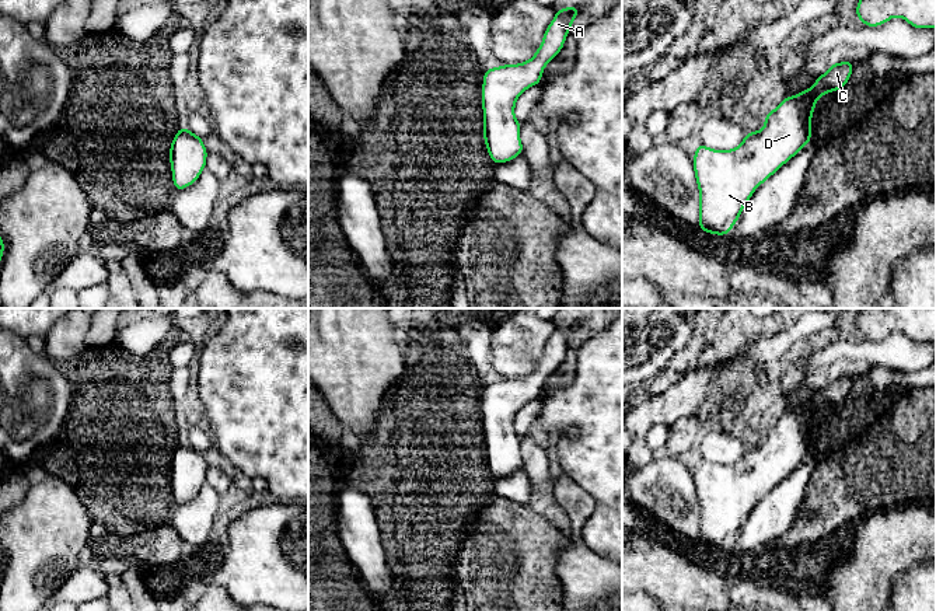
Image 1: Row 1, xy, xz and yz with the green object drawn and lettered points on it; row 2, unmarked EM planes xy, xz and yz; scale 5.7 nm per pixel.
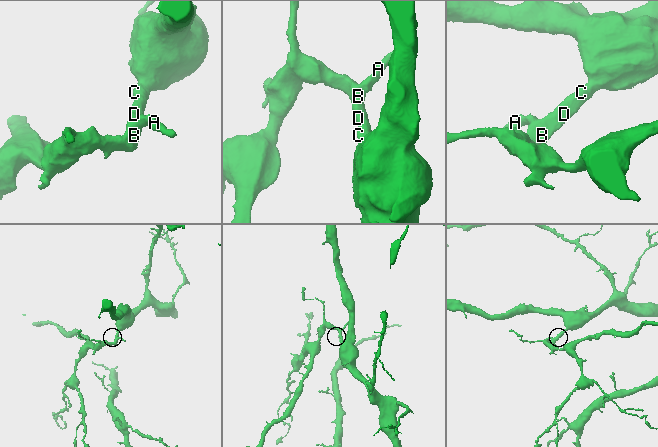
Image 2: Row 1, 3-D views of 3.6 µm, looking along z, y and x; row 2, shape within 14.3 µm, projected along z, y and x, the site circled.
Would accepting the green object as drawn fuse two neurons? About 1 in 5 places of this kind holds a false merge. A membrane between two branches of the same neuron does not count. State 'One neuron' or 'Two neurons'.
One neuron

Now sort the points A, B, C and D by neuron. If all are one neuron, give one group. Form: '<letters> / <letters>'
A B C D

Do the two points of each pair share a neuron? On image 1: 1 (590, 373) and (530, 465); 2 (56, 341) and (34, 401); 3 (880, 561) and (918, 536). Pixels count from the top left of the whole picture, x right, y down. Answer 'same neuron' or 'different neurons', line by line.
1: different neurons
2: different neurons
3: same neuron

